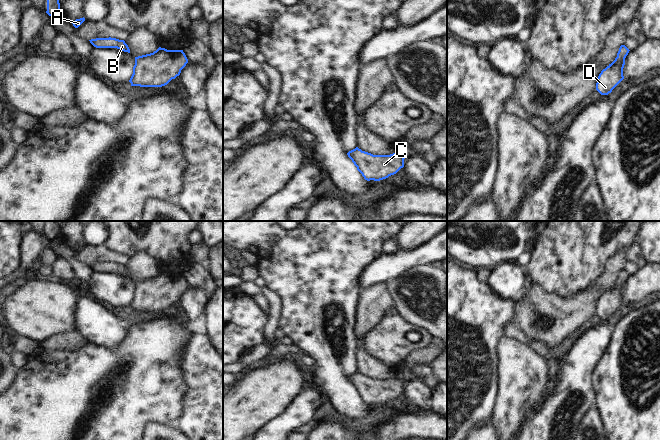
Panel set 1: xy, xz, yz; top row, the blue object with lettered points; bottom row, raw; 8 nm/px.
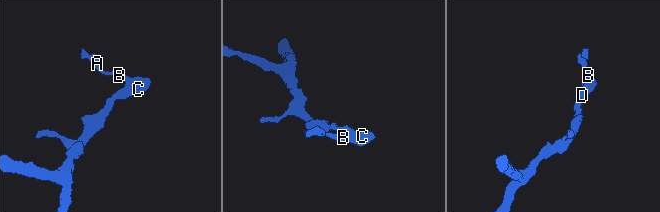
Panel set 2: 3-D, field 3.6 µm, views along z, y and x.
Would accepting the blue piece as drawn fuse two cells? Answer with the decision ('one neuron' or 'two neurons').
one neuron

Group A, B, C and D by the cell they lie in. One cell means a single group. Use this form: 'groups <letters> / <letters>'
groups A B C D

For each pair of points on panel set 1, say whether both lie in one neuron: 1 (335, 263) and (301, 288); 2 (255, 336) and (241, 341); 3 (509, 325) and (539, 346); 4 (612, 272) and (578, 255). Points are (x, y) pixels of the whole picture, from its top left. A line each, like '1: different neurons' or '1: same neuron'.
1: same neuron
2: same neuron
3: same neuron
4: different neurons

